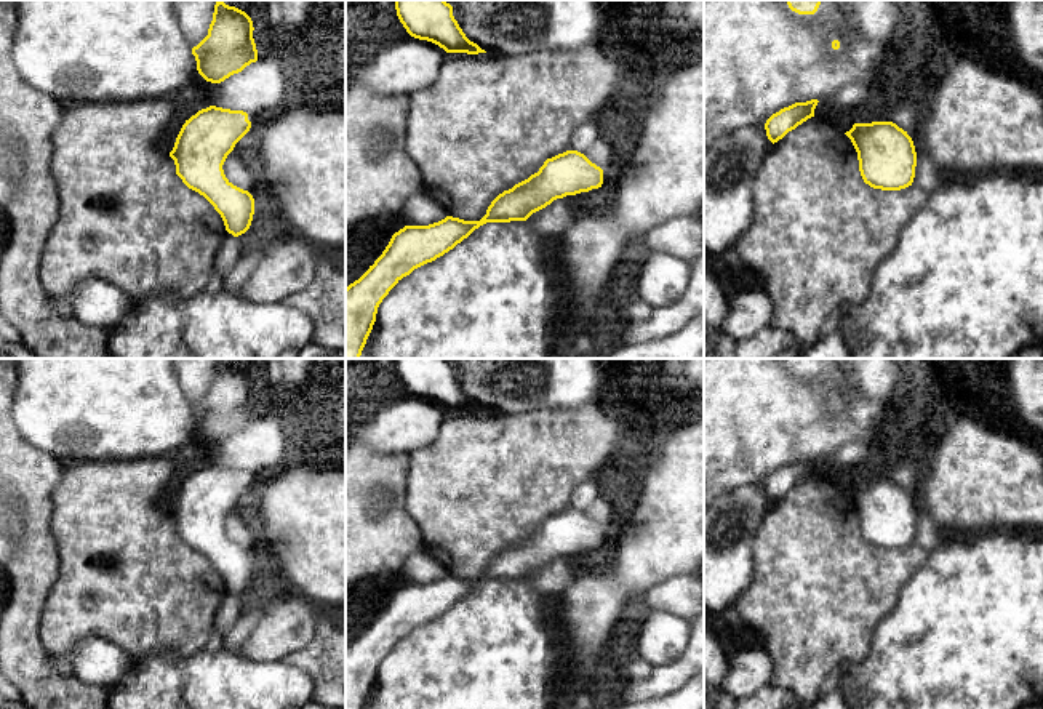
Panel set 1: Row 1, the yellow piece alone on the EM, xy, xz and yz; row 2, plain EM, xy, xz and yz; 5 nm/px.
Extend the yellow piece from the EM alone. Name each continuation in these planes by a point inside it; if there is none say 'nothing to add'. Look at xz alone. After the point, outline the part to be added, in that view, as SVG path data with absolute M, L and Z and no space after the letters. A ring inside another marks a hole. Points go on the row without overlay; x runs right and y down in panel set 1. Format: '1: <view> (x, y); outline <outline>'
nothing to add

